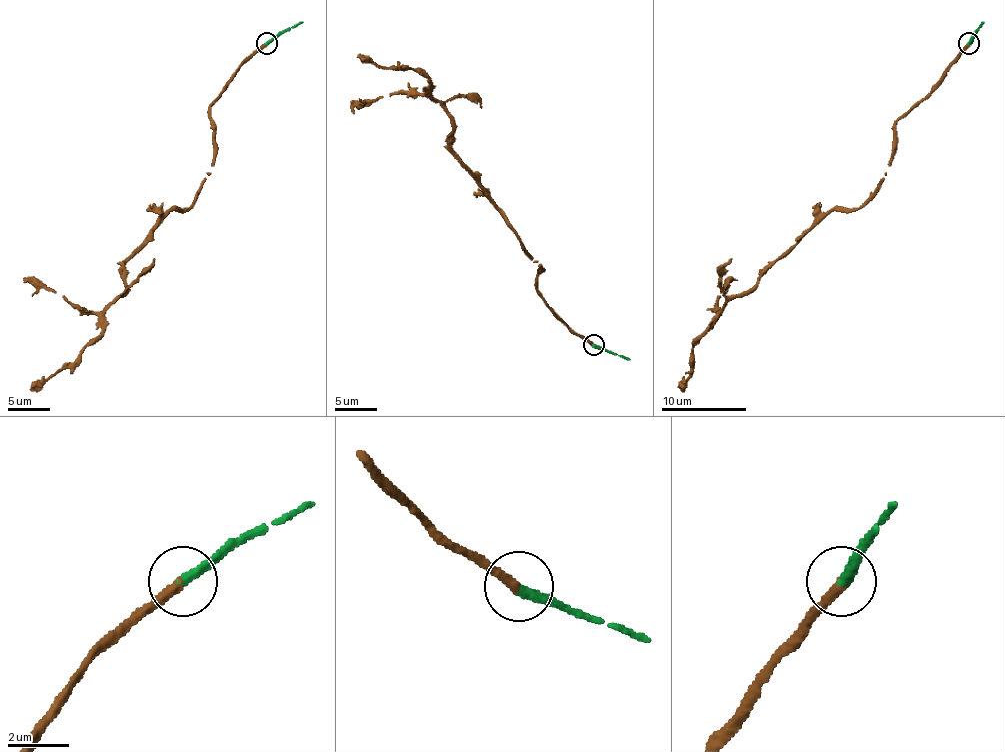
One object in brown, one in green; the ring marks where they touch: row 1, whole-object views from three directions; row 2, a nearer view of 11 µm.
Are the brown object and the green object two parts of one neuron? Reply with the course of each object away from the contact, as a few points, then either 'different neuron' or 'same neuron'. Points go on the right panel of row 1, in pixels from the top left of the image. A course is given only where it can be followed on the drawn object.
course brown (968, 44), (896, 122), (881, 184), (855, 209), (832, 209), (720, 311), (681, 390); course green (968, 44), (983, 22); same neuron

